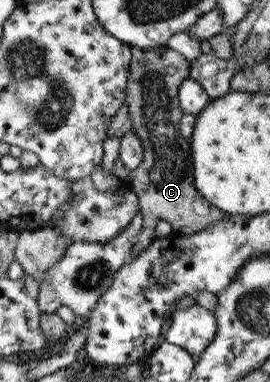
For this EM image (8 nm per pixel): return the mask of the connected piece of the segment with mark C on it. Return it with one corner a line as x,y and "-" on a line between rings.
166,45
143,49
130,47
130,52
124,103
131,119
131,130
142,145
142,162
123,180
128,182
130,190
136,195
143,225
130,249
128,260
137,258
150,246
154,223
158,219
170,223
176,233
190,236
224,218
224,213
204,200
194,188
190,145
178,131
183,113
178,107
177,88
188,77
188,61

